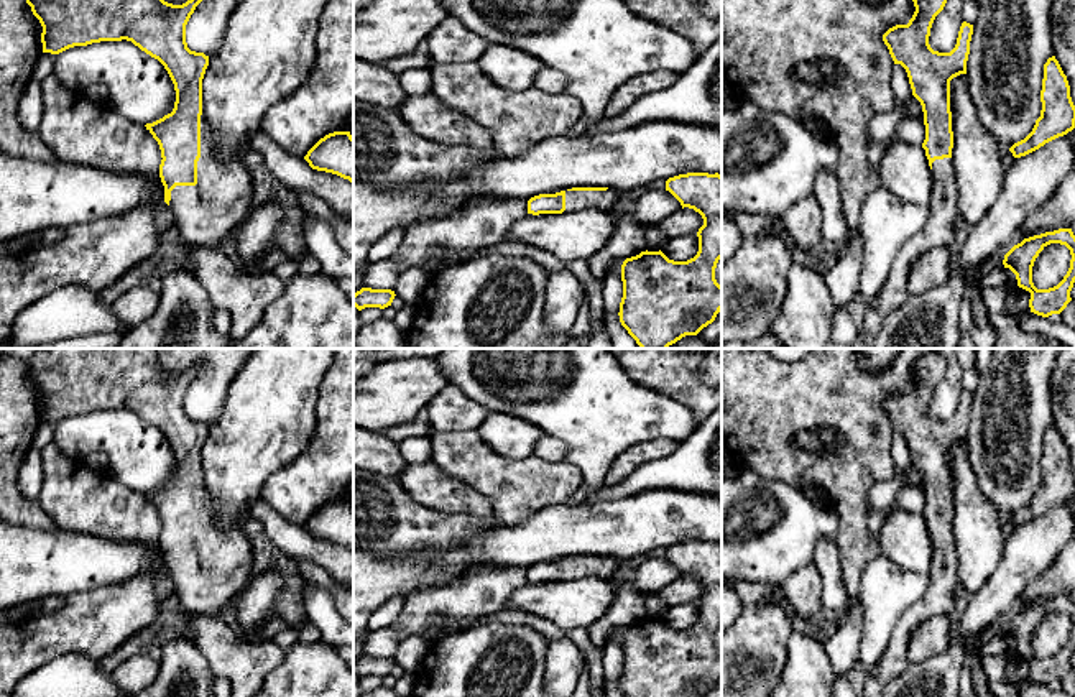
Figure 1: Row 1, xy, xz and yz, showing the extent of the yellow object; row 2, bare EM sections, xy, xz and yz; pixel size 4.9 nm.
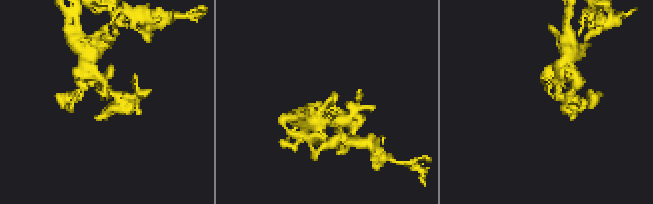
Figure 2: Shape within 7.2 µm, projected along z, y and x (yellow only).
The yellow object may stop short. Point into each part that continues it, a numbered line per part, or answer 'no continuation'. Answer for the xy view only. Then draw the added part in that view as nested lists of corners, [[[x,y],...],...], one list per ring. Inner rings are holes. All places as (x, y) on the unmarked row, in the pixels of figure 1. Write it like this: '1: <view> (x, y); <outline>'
1: xy (206, 582); [[[201,483],[201,526],[197,552],[176,554],[169,575],[176,600],[189,612],[220,618],[220,613],[243,593],[253,570],[250,539],[242,526],[220,526],[209,488]]]

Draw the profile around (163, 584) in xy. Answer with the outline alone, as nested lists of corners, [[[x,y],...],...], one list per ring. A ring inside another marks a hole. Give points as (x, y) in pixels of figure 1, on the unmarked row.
[[[163,572],[156,577],[155,589],[156,589],[158,595],[164,600],[176,595],[176,587],[168,572]]]

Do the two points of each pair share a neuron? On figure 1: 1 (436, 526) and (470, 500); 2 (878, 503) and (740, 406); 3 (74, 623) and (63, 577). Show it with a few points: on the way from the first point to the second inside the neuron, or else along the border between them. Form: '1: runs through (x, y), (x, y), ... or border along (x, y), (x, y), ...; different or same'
1: border along (415, 500), (446, 513), (469, 513), (489, 518); different
2: border along (896, 474), (880, 480), (870, 490), (870, 513); different
3: border along (106, 587), (81, 590), (64, 599); different

